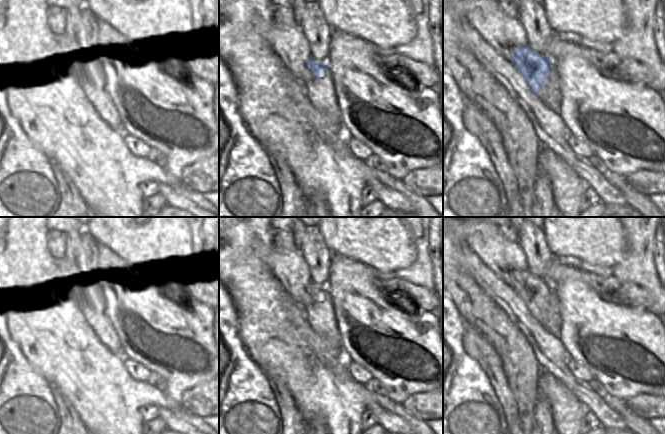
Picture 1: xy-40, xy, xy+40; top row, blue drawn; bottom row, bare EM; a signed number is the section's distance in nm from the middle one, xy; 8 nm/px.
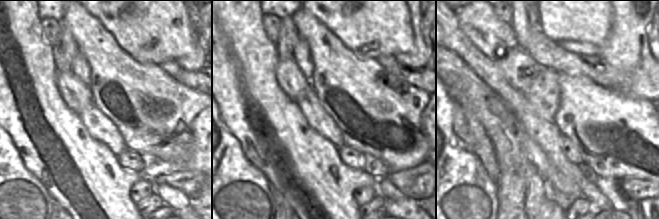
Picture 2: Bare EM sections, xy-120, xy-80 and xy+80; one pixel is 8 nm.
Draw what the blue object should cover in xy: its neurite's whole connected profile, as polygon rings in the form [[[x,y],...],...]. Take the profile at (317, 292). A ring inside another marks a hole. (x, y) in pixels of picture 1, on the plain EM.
[[[310,281],[306,292],[314,298],[314,303],[304,309],[312,329],[327,339],[340,341],[334,308],[326,293],[326,287]]]

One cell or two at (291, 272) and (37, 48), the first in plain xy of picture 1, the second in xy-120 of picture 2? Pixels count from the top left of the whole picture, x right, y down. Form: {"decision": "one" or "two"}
{"decision": "two"}

